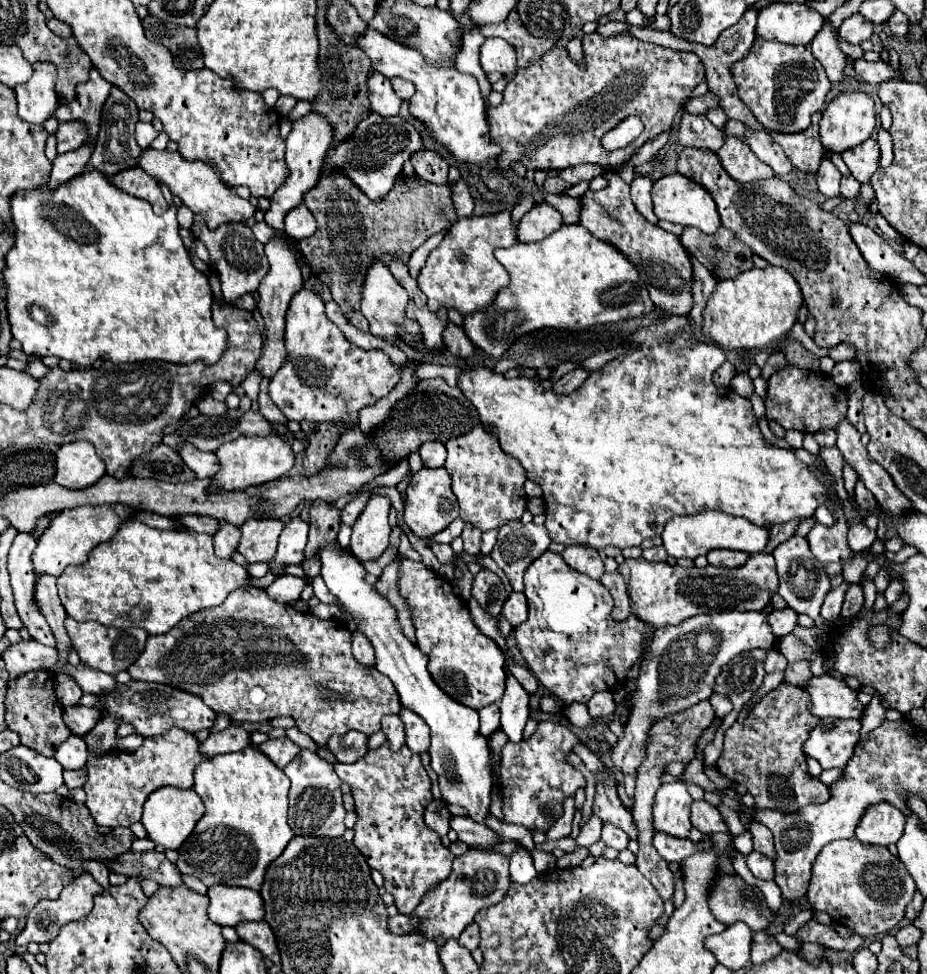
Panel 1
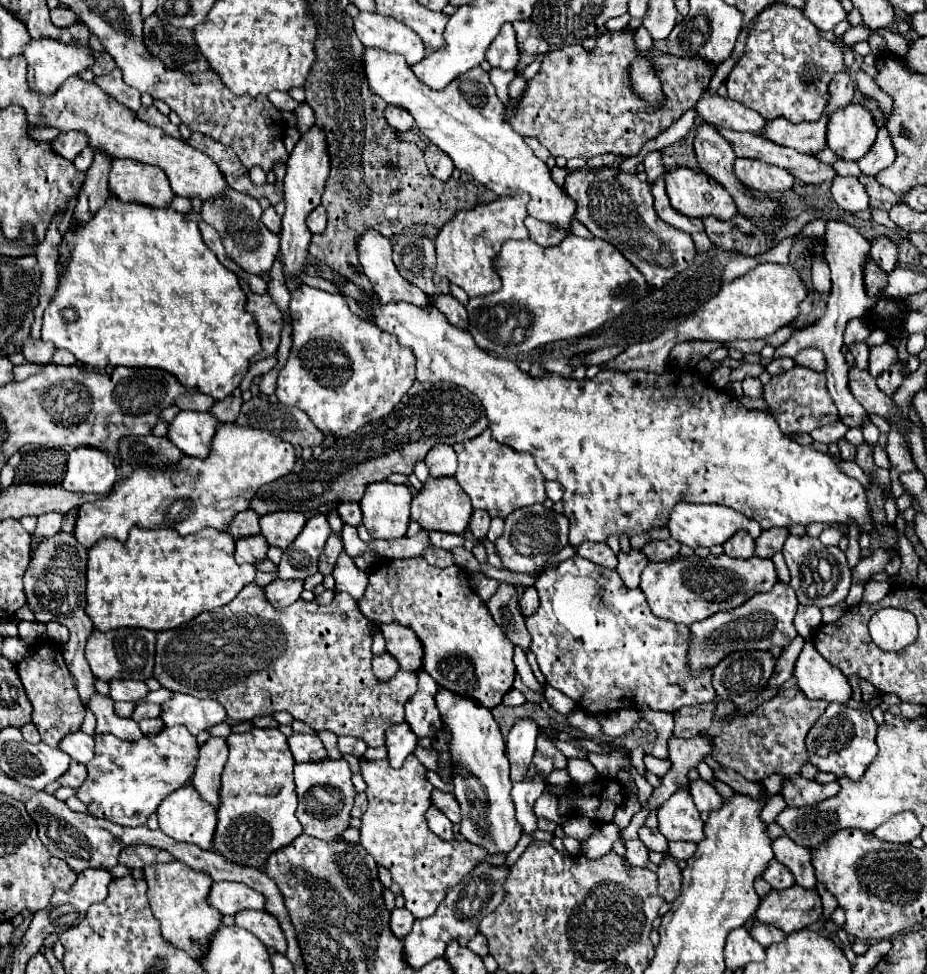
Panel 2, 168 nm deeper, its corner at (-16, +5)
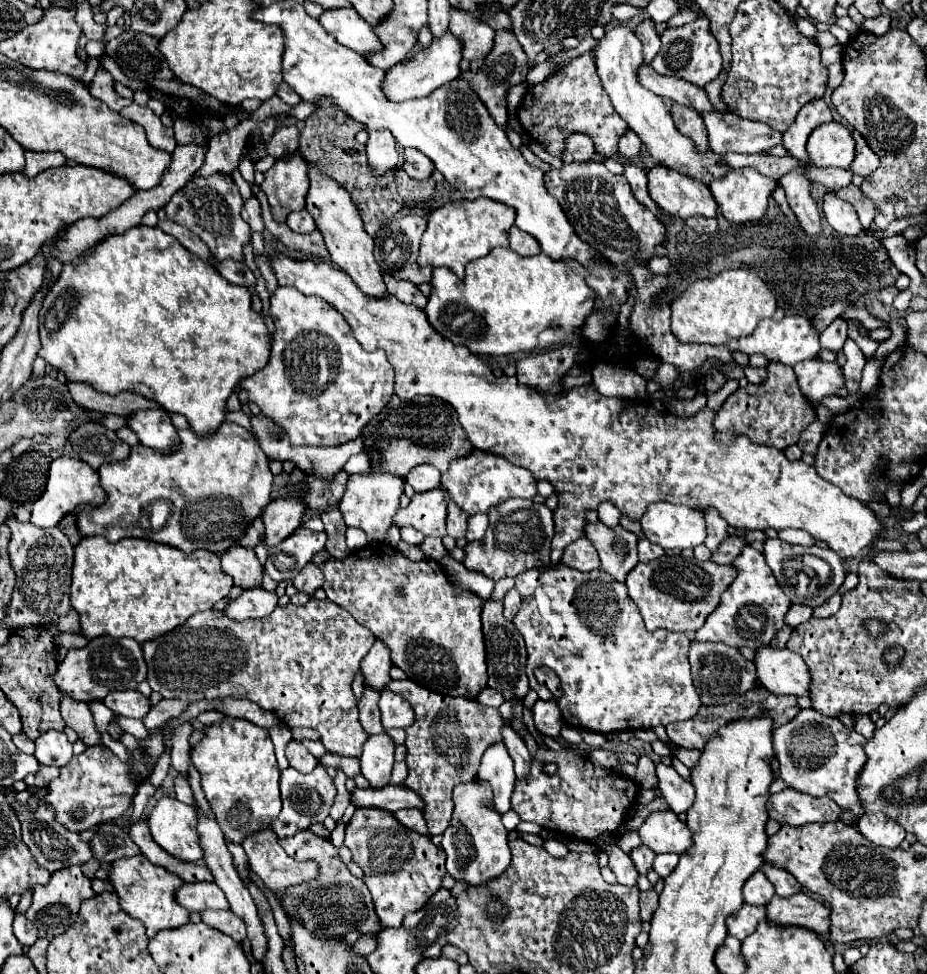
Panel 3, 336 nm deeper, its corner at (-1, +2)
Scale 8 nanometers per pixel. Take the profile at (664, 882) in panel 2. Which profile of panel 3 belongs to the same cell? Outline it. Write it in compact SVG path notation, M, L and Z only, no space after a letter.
M649 889L649 891L641 893L639 905L641 905L641 919L643 921L651 921L653 913L657 909L657 901L659 901L659 893L655 889Z

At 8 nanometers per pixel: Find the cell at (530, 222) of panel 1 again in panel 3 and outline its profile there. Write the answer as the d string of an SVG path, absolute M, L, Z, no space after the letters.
M511 227L509 229L509 241L511 241L511 249L523 257L529 257L529 255L537 255L541 253L541 247L537 243L537 239L533 235L527 235L525 231L521 231L519 227Z

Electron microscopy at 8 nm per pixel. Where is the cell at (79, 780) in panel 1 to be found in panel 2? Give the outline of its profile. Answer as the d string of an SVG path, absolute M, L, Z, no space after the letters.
M70 762L68 770L56 780L60 786L68 786L68 788L78 788L80 782L84 780L86 776L86 766L78 764L78 762Z

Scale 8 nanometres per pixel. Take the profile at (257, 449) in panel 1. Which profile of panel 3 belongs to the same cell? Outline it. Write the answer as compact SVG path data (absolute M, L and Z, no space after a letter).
M223 423L211 435L199 437L193 429L179 431L179 445L171 453L153 451L143 445L135 445L129 461L117 461L99 467L101 487L107 493L105 505L79 505L81 521L77 529L83 537L103 535L107 541L117 543L125 537L141 537L157 543L165 543L183 551L211 549L213 553L223 553L225 549L237 545L245 527L261 515L261 509L271 501L273 473L269 469L269 457L251 437L251 433L237 423Z

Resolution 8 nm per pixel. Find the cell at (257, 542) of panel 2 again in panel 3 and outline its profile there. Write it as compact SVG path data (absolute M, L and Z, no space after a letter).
M241 545L227 549L225 553L221 553L221 569L233 577L235 585L239 585L243 589L261 585L263 569L261 569L261 563L253 549L247 549Z

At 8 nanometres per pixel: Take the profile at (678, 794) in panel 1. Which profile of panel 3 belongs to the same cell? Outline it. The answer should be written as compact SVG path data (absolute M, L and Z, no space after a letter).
M671 809L653 811L639 829L641 843L655 853L683 853L693 845L693 831Z

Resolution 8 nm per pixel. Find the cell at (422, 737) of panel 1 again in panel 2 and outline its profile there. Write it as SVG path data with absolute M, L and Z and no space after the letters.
M419 670L417 676L418 690L404 704L404 722L412 728L412 732L418 738L422 738L422 736L432 738L442 728L440 712L438 712L436 700L434 700L438 684L425 670Z

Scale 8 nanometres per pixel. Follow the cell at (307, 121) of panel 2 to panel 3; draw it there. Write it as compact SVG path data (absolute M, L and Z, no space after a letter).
M295 125L281 127L267 143L267 153L273 155L275 159L281 159L281 155L297 151L297 137L299 137L299 131Z

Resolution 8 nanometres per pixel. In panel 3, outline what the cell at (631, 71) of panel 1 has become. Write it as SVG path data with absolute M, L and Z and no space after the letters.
M583 53L581 57L555 67L555 71L551 71L547 77L549 79L537 85L529 85L527 95L517 109L517 119L527 135L537 141L549 155L563 157L567 137L573 133L583 133L591 137L595 153L601 159L617 157L617 143L625 135L629 125L613 109L609 95L599 81L593 53Z

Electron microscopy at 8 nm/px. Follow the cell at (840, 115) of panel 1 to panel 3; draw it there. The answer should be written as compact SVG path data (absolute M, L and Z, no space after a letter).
M829 121L813 129L807 141L807 153L817 167L849 169L855 157L855 139L845 125Z

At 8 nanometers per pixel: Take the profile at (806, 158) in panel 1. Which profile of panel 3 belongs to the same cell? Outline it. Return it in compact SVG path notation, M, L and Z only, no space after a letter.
M729 111L705 113L705 127L709 131L709 145L715 153L765 153L783 141L783 133L769 129L759 121L745 121Z

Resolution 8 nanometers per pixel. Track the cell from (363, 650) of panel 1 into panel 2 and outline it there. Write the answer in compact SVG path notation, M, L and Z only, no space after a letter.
M384 652L382 656L374 656L372 668L374 668L376 678L380 678L382 682L386 682L386 680L390 680L398 672L398 662L388 652Z

